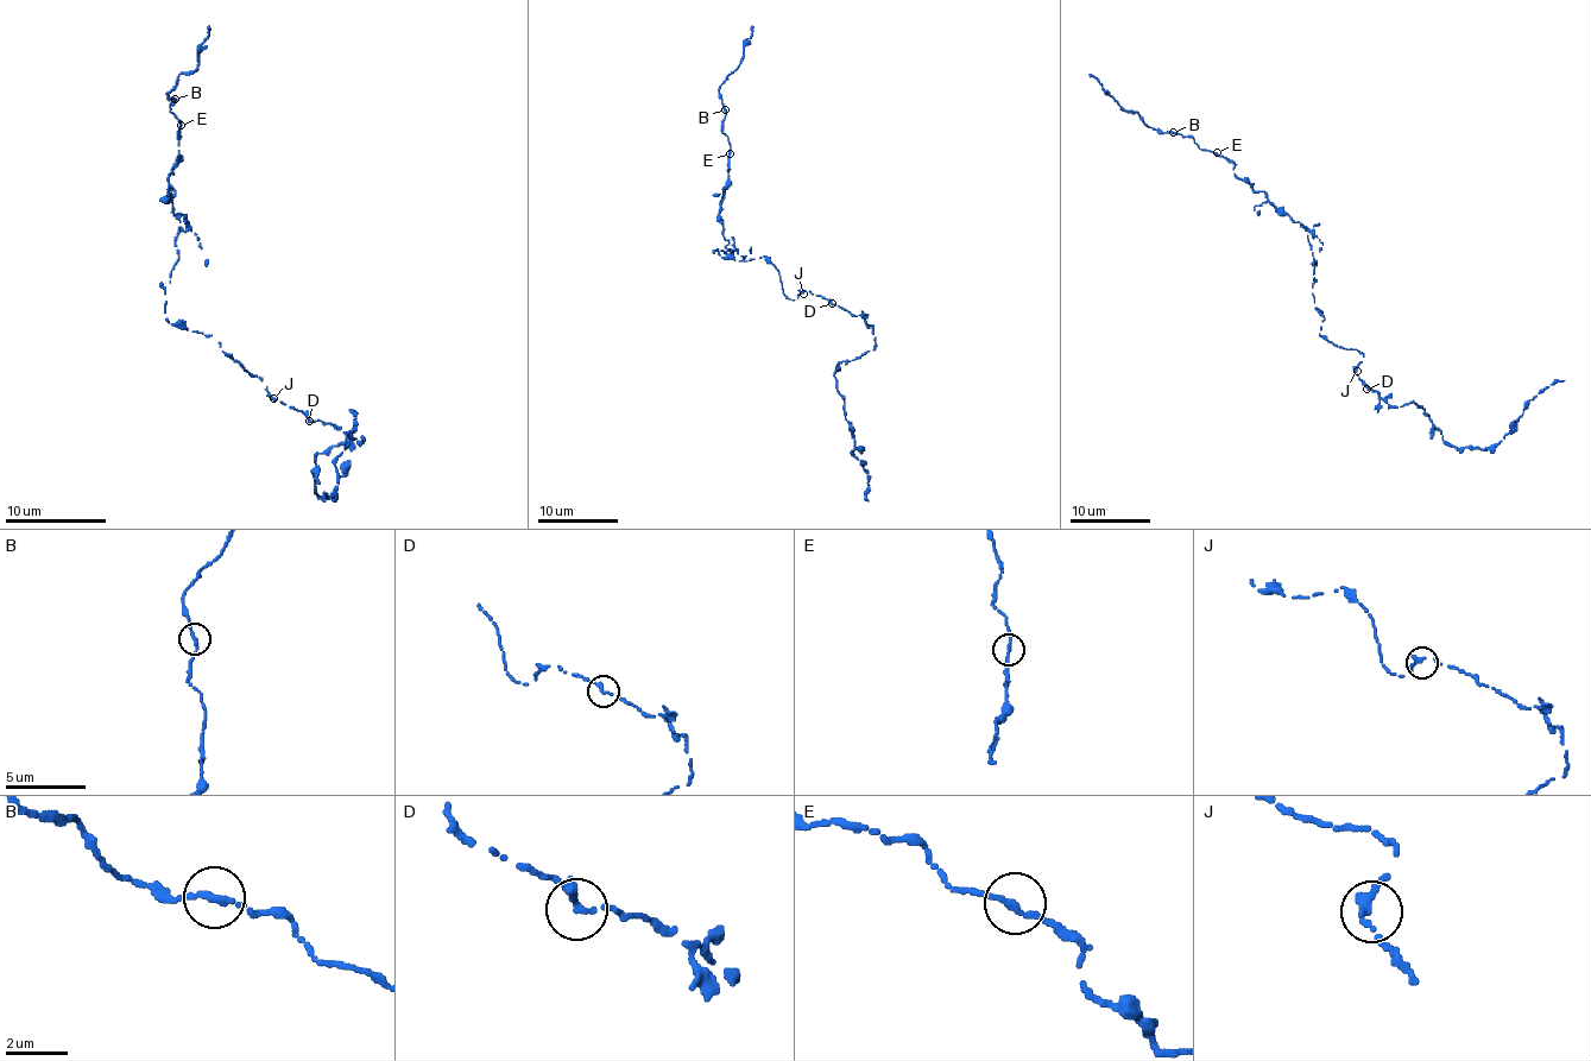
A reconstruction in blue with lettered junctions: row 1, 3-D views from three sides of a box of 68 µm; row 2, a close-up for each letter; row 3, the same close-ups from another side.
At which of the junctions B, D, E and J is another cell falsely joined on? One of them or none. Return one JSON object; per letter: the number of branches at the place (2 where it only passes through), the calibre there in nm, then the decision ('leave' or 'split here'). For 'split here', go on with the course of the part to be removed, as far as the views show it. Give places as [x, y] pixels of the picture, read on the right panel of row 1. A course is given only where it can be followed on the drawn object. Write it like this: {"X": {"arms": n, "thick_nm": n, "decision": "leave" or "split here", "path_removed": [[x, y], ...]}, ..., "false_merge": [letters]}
{"B": {"arms": 2, "thick_nm": 200, "decision": "leave"}, "D": {"arms": 2, "thick_nm": 200, "decision": "leave"}, "E": {"arms": 2, "thick_nm": 200, "decision": "leave"}, "J": {"arms": 2, "thick_nm": 240, "decision": "leave"}, "false_merge": []}

